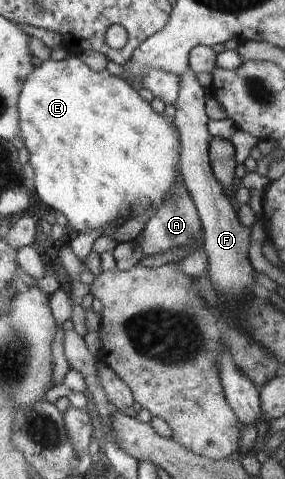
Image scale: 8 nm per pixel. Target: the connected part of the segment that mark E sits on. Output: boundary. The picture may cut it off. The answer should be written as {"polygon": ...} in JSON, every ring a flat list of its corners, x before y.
{"polygon":[[68,55,64,60,47,60,40,67,36,67,26,79,21,93,19,94,17,111,20,117,20,130,24,139,24,147,28,149,28,161,35,171,35,191,41,198,44,205,54,211,61,211,67,218,69,227,77,233,85,233,93,230,101,230,115,224,117,221,129,220,137,217,140,213,156,207,165,201,165,198,176,186,180,177,180,139,178,129,172,122,168,122,161,114,157,114,151,104,139,96,139,92,123,78,111,75,106,69,103,71,93,71,85,65,79,57]]}

